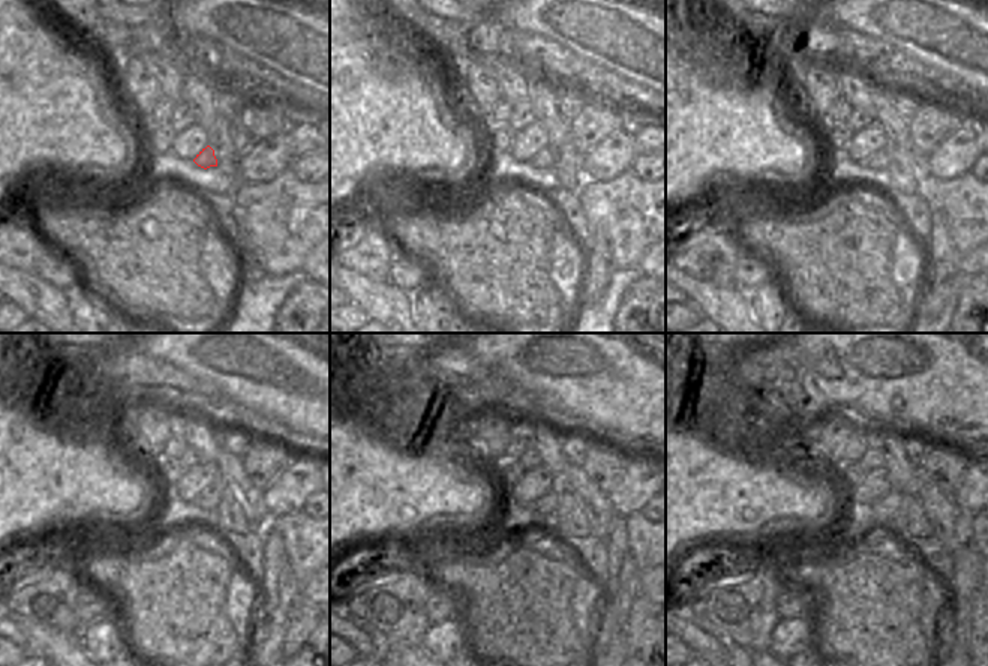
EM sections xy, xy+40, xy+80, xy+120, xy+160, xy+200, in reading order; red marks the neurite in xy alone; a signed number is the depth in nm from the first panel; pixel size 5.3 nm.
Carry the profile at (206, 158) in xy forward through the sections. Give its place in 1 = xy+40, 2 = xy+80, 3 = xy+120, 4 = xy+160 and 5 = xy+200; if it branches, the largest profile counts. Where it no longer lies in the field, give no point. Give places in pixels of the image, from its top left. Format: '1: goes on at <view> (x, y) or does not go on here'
1: goes on at xy+40 (544, 159)
2: goes on at xy+80 (879, 159)
3: goes on at xy+120 (207, 500)
4: goes on at xy+160 (544, 507)
5: goes on at xy+200 (880, 512)

